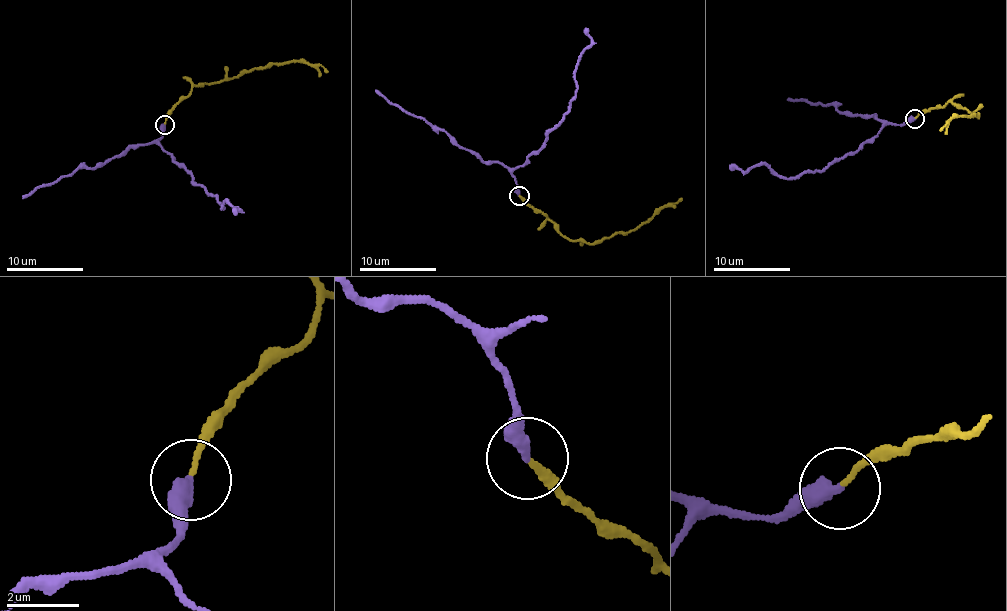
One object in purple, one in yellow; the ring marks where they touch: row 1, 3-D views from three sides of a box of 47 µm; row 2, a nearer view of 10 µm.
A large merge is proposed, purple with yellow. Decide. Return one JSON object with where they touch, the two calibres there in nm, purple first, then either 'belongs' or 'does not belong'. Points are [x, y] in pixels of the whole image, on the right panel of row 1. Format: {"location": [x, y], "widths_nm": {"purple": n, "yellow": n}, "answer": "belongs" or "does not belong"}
{"location": [915, 118], "widths_nm": {"purple": 400, "yellow": 140}, "answer": "does not belong"}

